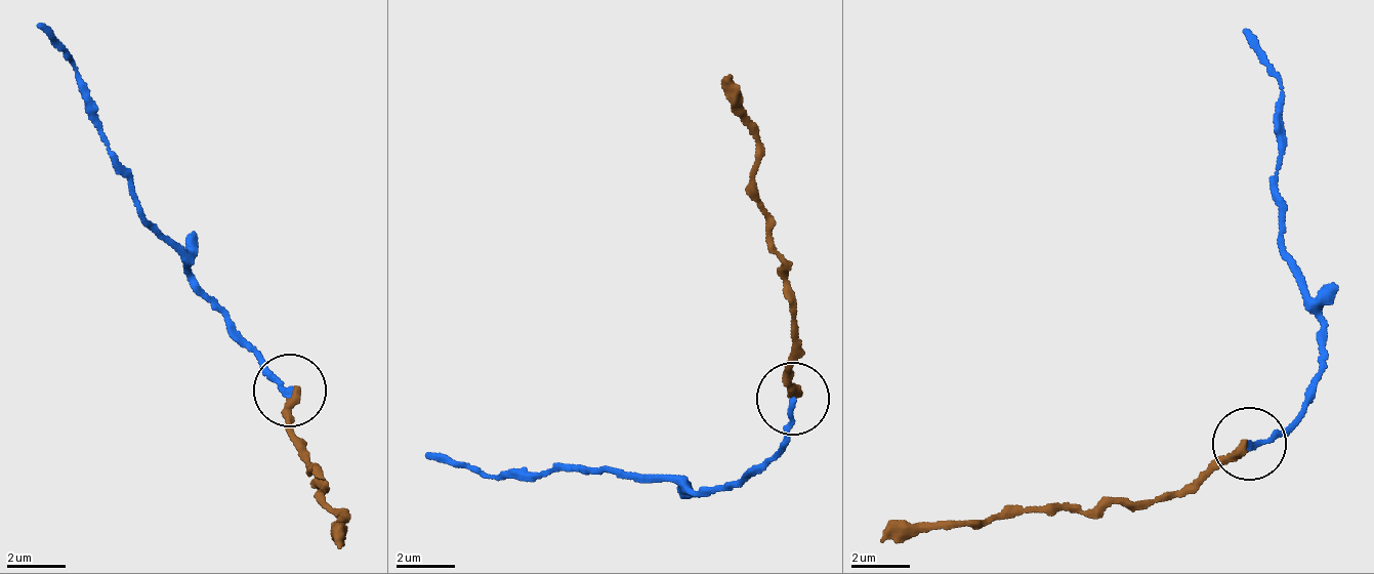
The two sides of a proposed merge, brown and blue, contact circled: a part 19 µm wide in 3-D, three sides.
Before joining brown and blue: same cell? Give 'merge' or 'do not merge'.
merge

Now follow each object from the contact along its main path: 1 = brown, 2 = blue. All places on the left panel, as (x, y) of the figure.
1: (292, 388), (306, 464), (325, 475), (322, 507), (350, 516), (336, 550)
2: (292, 388), (280, 383), (257, 349), (200, 288), (139, 210), (120, 155), (75, 67), (38, 24)

